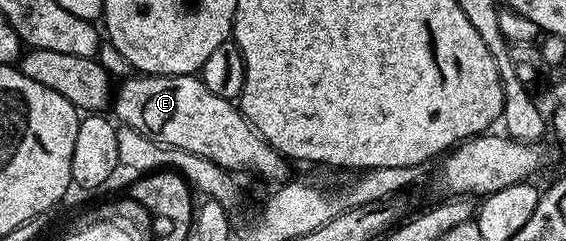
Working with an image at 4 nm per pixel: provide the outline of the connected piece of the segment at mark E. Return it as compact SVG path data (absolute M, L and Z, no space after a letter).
M162 74L159 76L133 76L125 78L119 83L118 89L114 94L114 110L116 106L116 114L114 118L117 123L133 126L138 132L142 132L148 138L152 138L156 142L162 142L166 146L174 148L182 148L186 152L194 152L194 156L206 156L206 160L214 160L214 164L218 164L223 170L229 172L237 172L236 170L249 170L252 174L257 174L260 178L280 178L276 180L284 180L289 177L286 165L286 159L283 154L280 154L272 145L262 137L256 129L251 126L244 113L240 111L239 105L235 101L223 98L222 96L214 96L210 92L210 88L206 88L206 84L200 81L199 77L191 74Z

